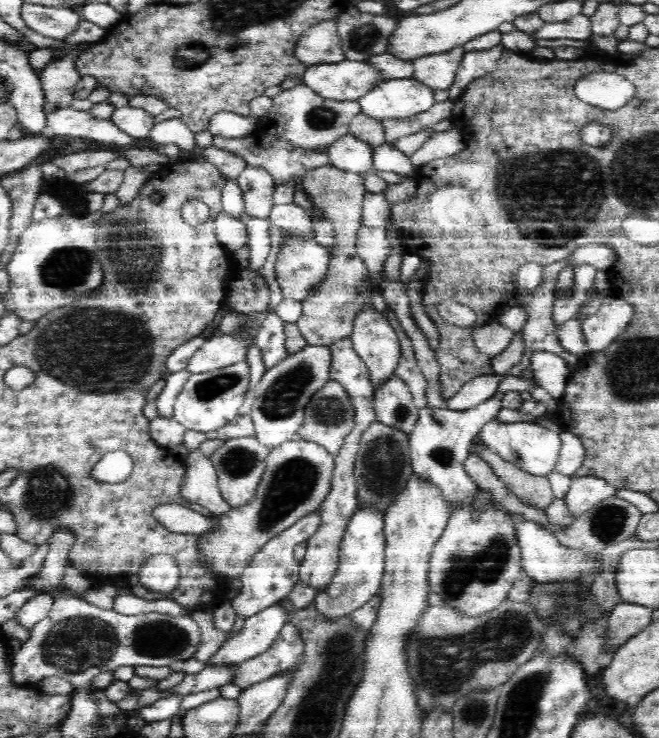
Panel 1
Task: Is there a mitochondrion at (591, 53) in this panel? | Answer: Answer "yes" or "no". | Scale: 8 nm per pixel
no

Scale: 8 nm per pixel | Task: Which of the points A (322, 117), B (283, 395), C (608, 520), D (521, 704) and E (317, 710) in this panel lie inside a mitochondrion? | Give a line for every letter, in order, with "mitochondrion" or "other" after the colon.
A: mitochondrion
B: mitochondrion
C: mitochondrion
D: mitochondrion
E: mitochondrion

